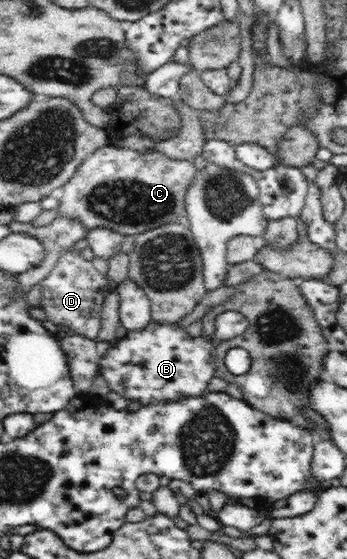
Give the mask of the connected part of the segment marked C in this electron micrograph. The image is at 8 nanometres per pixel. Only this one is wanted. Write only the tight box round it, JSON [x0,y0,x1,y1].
[58,143,197,236]

